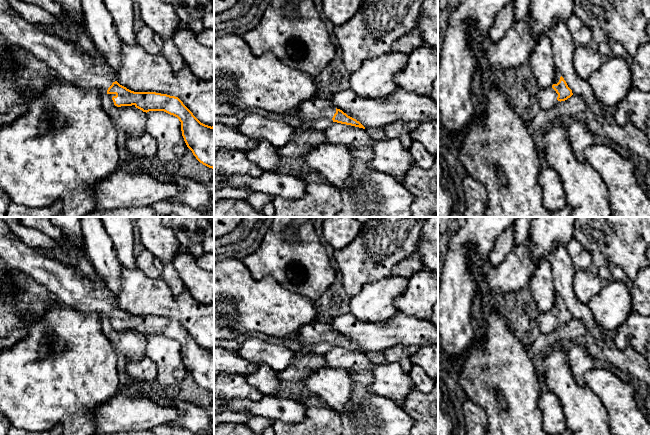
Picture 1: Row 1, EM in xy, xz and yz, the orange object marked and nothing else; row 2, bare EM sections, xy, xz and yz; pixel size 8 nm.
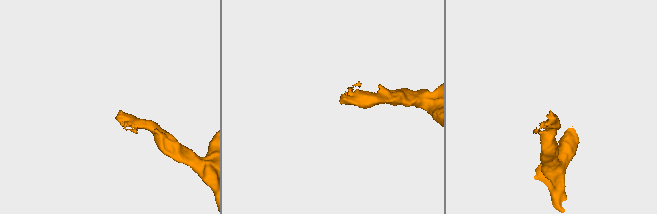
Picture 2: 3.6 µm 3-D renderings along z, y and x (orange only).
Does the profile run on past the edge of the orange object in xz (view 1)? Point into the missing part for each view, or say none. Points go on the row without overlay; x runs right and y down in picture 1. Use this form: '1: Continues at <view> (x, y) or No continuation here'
1: Continues at xz (317, 336)

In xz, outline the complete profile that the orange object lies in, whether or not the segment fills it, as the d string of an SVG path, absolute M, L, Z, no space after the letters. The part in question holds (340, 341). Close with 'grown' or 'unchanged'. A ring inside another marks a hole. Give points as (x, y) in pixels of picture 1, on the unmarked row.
M313 322L300 328L296 340L304 348L310 348L313 354L326 355L333 346L365 353L356 343L335 332L328 324Z; grown

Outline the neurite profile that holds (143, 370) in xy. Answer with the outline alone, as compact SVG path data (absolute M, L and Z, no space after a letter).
M148 357L128 360L126 365L128 379L136 383L151 384L157 380L155 363Z

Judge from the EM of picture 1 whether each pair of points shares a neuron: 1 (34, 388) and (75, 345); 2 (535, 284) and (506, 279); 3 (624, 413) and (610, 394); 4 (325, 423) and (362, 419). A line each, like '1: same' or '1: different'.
1: same
2: different
3: same
4: different

